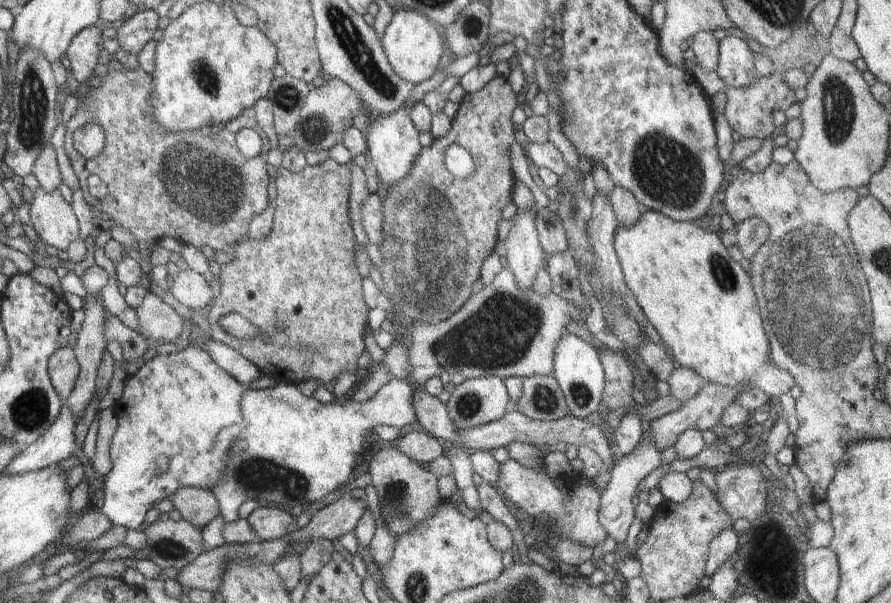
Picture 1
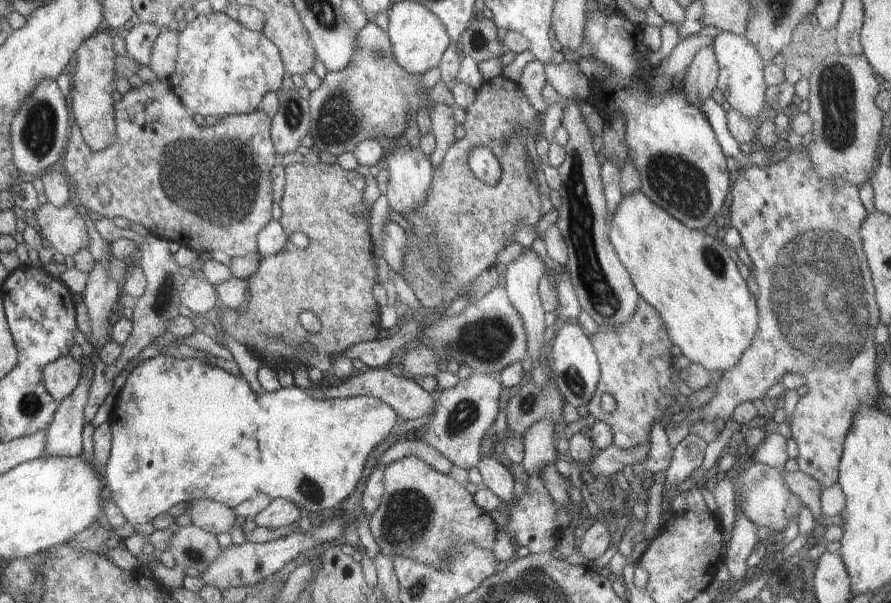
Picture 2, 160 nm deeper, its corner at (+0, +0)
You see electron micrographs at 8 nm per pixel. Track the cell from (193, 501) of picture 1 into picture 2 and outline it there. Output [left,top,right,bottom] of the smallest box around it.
[187,499,237,537]

